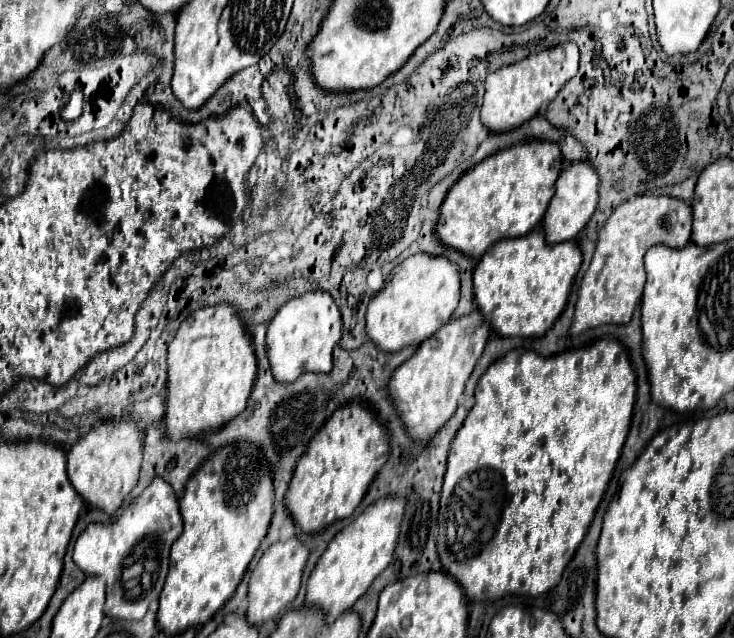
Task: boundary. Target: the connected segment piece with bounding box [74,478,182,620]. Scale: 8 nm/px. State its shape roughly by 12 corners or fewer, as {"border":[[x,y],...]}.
{"border":[[164,478],[74,546],[104,614],[142,620],[182,534]]}

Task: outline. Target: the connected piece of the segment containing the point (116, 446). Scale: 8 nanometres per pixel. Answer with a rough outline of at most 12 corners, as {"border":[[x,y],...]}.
{"border":[[136,420],[102,422],[68,452],[68,478],[114,514],[138,482]]}

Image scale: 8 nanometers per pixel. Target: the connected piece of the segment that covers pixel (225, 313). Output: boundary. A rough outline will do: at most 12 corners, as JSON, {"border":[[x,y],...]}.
{"border":[[232,306],[192,312],[168,346],[166,436],[244,410],[254,346]]}

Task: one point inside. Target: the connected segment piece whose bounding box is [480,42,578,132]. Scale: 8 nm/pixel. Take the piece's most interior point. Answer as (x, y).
(514, 94)

